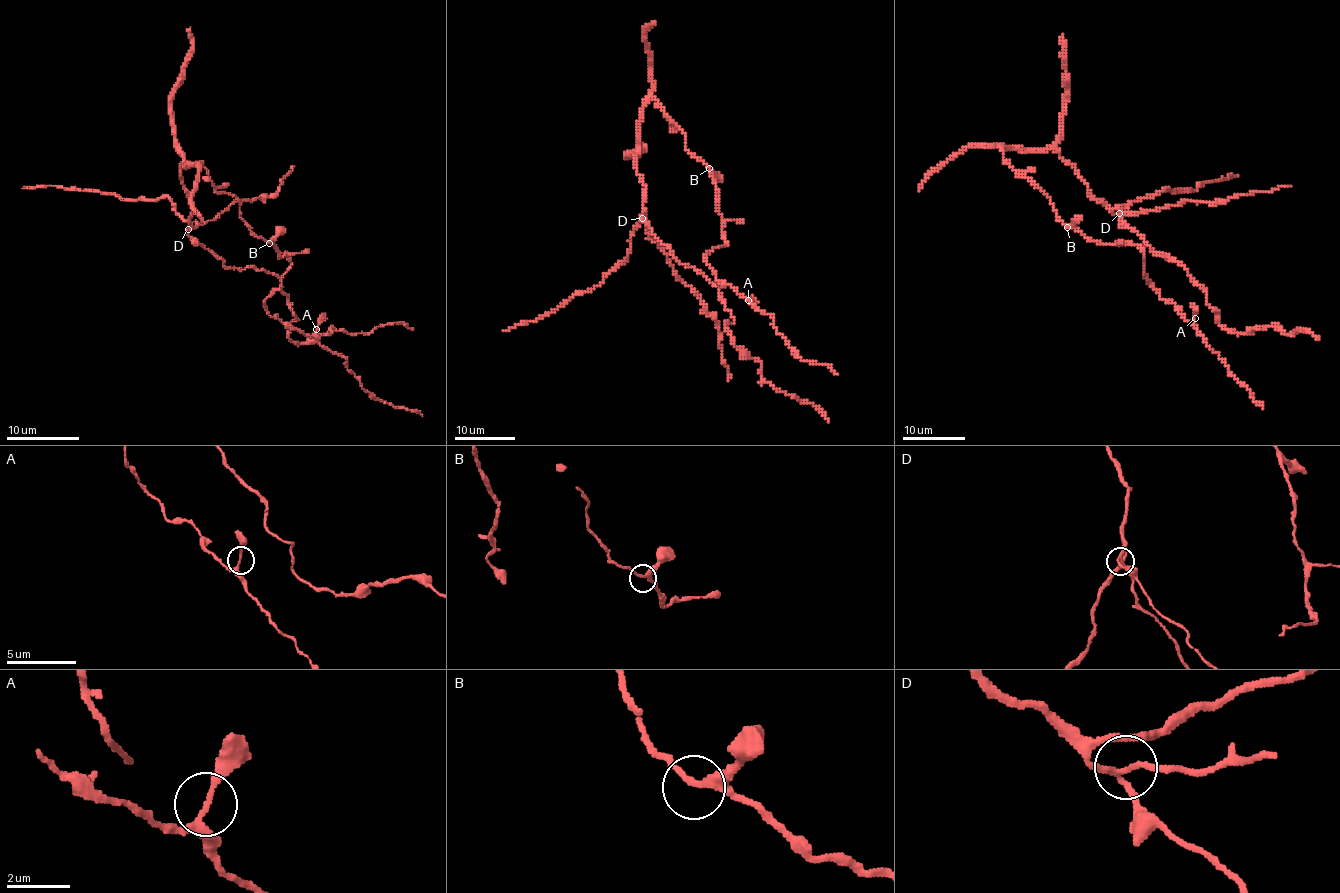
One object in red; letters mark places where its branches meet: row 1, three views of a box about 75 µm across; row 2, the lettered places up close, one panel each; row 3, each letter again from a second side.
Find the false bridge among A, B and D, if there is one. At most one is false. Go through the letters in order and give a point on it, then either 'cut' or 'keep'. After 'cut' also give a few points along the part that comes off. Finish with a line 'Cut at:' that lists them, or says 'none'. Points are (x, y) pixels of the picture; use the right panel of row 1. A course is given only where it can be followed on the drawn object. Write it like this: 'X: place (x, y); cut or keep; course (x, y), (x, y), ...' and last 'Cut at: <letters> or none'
A: place (1195, 318); keep
B: place (1067, 227); keep
D: place (1119, 213); cut; course (1120, 214), (1137, 214), (1184, 201), (1218, 203), (1229, 198), (1292, 187)
Cut at: D

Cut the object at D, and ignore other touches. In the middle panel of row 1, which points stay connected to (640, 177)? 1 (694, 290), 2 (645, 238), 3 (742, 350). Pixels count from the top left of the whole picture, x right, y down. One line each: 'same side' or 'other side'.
1: other side
2: other side
3: same side

